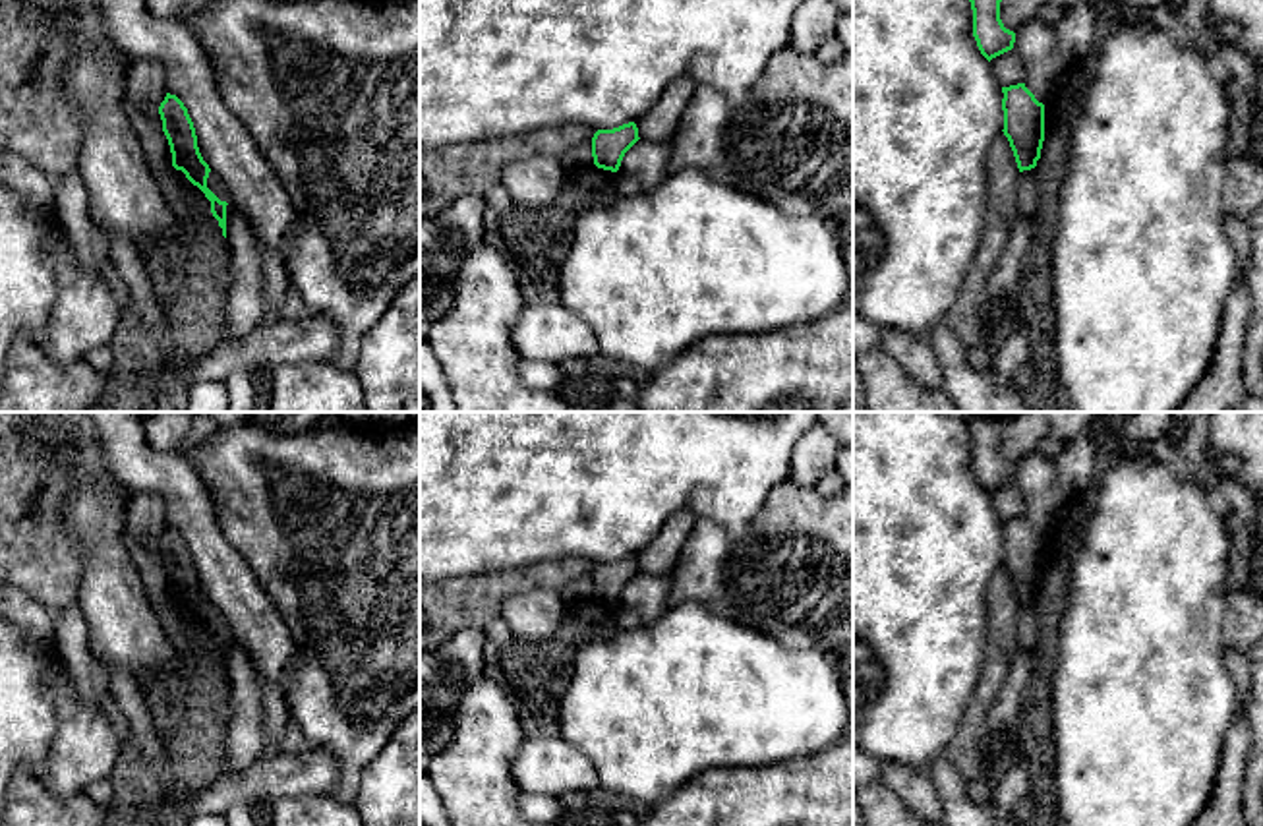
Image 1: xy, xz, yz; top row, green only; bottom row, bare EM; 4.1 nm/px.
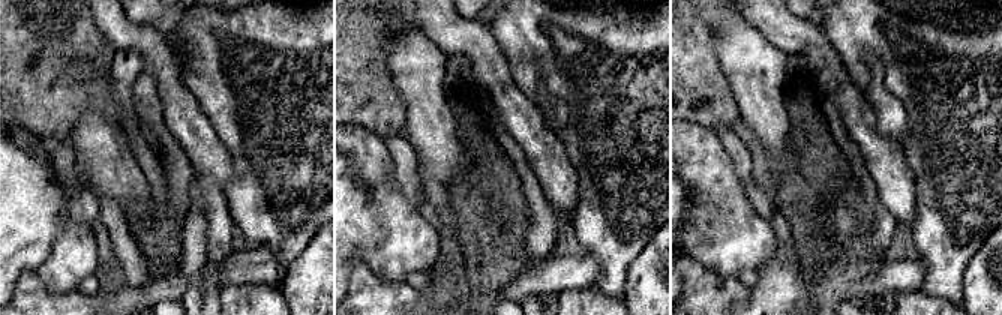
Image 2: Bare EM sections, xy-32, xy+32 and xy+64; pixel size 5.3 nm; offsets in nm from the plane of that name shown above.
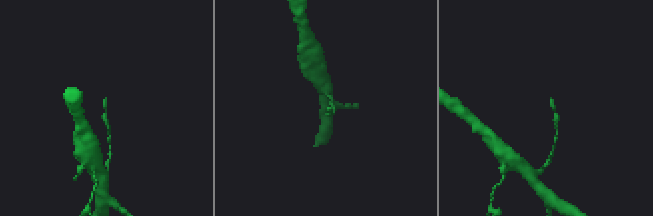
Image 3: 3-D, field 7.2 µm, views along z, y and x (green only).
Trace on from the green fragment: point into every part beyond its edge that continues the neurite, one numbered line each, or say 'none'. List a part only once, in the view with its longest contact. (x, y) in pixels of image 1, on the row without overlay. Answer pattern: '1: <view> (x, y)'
none

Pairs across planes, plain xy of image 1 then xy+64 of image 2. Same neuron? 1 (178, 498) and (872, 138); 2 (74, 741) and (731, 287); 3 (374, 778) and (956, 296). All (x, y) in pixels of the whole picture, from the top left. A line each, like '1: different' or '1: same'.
1: same
2: different
3: different

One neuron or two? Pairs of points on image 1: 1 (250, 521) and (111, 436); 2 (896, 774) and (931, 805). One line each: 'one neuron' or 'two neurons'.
1: two neurons
2: one neuron

